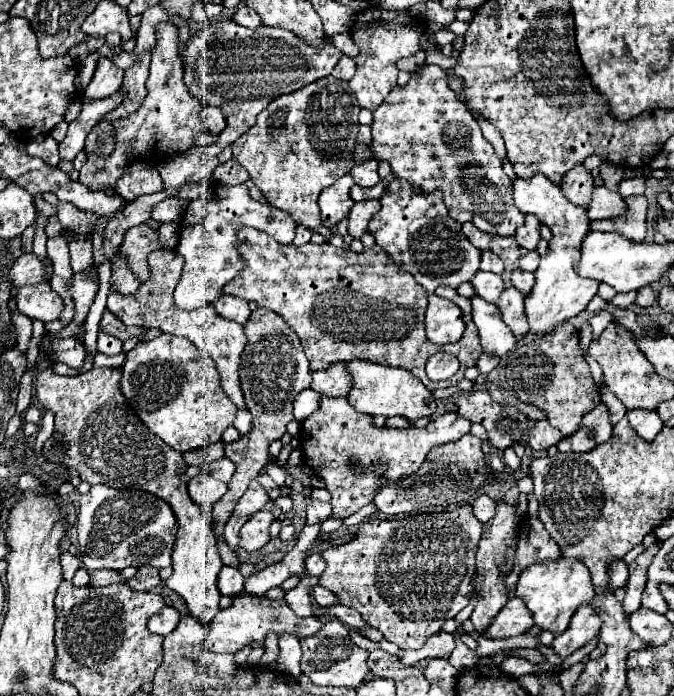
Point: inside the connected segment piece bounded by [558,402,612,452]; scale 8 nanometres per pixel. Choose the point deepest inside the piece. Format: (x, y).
(595, 428)

